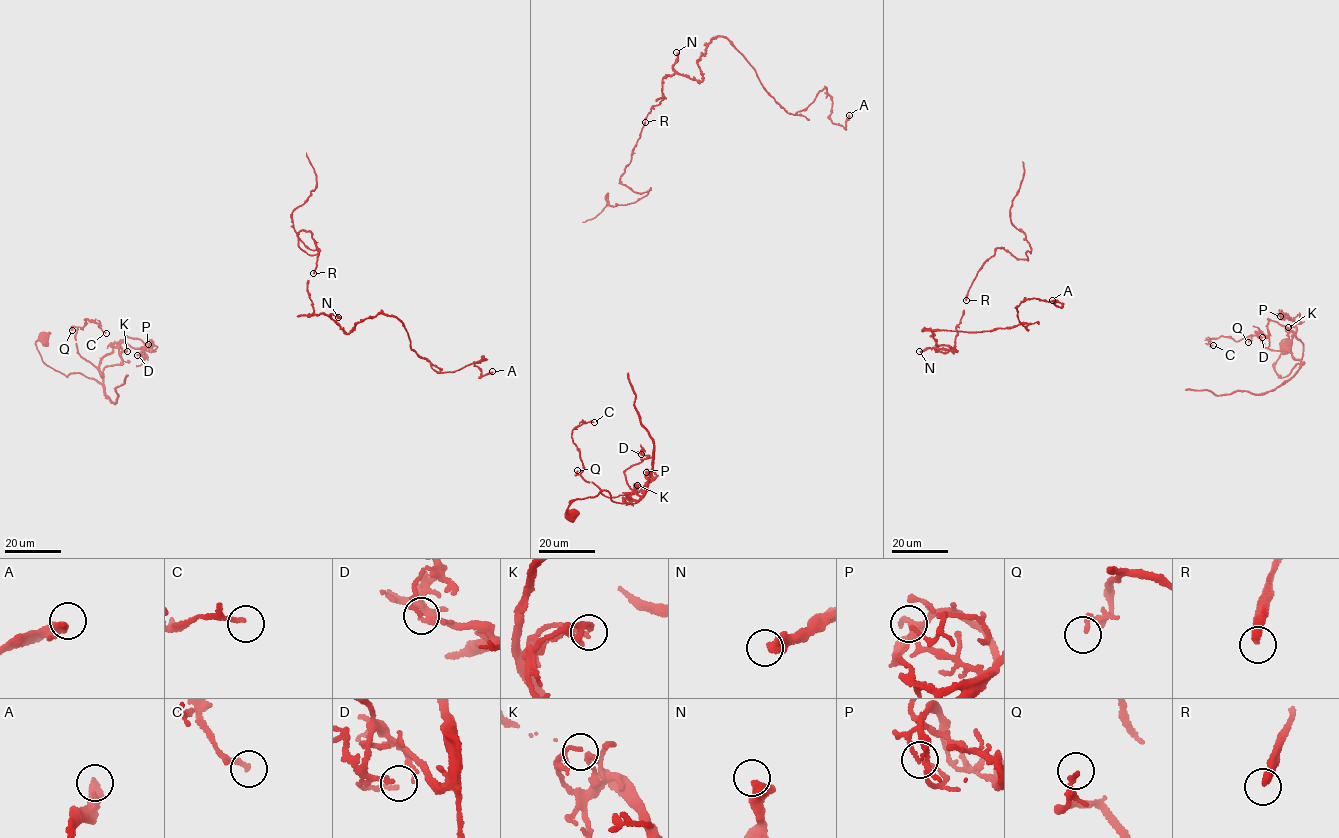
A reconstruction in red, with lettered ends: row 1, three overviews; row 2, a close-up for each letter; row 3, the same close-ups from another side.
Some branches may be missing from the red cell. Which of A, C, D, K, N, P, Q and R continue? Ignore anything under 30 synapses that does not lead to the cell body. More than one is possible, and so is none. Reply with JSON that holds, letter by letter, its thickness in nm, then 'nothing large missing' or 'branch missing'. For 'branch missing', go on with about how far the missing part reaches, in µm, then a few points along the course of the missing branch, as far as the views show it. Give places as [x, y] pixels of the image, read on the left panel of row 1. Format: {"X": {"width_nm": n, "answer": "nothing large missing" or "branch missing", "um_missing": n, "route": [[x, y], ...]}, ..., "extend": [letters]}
{"A": {"width_nm": 380, "answer": "nothing large missing"}, "C": {"width_nm": 180, "answer": "nothing large missing"}, "D": {"width_nm": 140, "answer": "nothing large missing"}, "K": {"width_nm": 180, "answer": "nothing large missing"}, "N": {"width_nm": 550, "answer": "nothing large missing"}, "P": {"width_nm": 130, "answer": "nothing large missing"}, "Q": {"width_nm": 200, "answer": "nothing large missing"}, "R": {"width_nm": 280, "answer": "nothing large missing"}, "extend": []}

